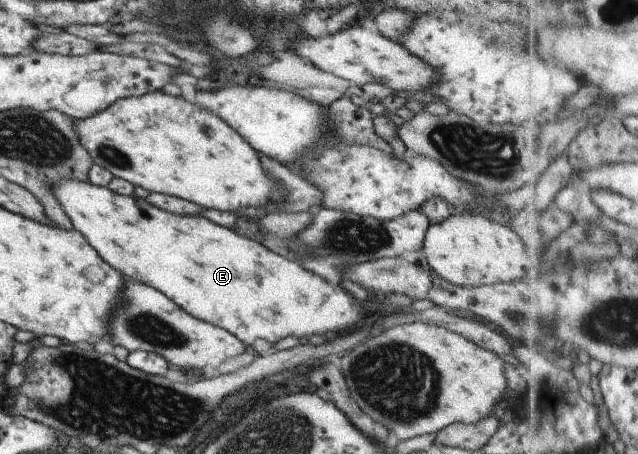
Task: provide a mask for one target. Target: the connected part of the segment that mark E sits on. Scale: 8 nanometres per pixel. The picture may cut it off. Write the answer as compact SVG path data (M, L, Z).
M57 179L49 192L58 200L72 227L110 267L128 279L132 275L134 281L148 283L188 315L218 325L248 345L258 337L276 341L286 335L296 335L298 339L316 333L334 335L372 319L338 285L318 289L318 295L314 295L318 287L316 275L204 217L172 215L146 201L142 201L140 211L140 199L136 196L120 195L89 181Z

